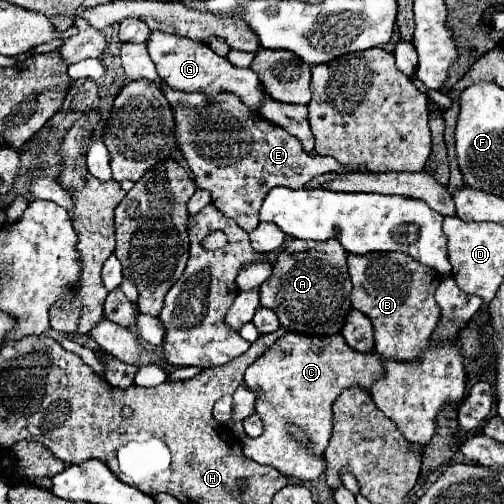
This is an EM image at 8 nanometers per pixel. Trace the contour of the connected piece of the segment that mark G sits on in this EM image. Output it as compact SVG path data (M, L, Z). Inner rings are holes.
M152 31L148 39L148 53L154 59L156 71L160 81L164 81L174 91L190 91L190 93L204 93L204 95L218 95L218 93L234 93L242 99L242 103L254 111L260 113L260 105L266 97L266 91L258 79L258 75L252 69L240 69L234 67L226 57L216 55L206 43L194 43L192 39L182 39L178 35Z

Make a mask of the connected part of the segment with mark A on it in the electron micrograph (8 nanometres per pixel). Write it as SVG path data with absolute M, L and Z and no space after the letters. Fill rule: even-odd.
M292 239L274 261L270 279L260 287L260 305L272 309L280 325L290 333L332 337L338 335L350 313L352 283L348 277L348 255L340 243L310 243Z

